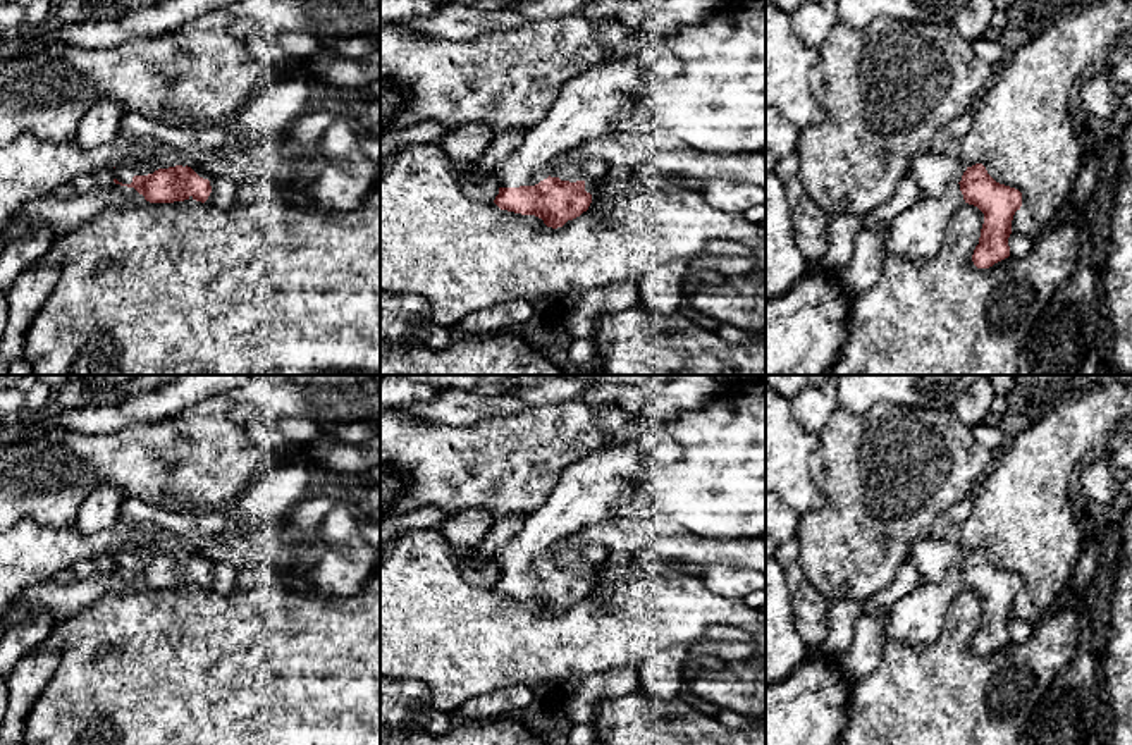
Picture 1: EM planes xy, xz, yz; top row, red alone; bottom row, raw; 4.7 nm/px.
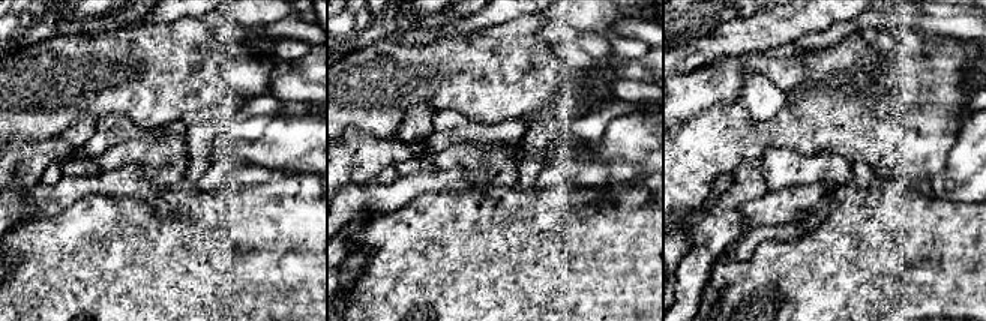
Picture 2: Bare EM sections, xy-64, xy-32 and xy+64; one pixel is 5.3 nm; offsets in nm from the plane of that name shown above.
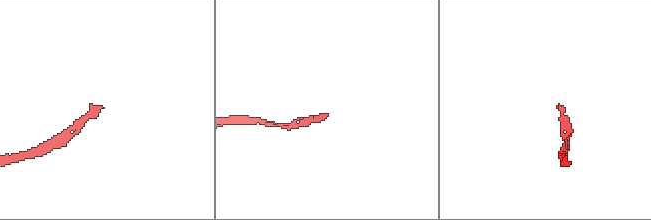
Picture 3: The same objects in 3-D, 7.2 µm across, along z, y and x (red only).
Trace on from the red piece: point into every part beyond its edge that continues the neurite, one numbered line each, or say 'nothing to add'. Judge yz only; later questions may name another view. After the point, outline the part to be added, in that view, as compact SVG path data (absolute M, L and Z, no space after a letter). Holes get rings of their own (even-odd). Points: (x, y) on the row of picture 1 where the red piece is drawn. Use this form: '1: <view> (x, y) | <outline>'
1: yz (931, 171) | M931 150L912 158L907 175L917 182L922 200L927 200L938 198L946 186L958 184L965 170L967 165L958 155L950 157Z

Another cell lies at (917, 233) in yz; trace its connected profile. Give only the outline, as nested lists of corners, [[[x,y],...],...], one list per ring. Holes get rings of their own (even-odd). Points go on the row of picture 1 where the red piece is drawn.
[[[950,184],[938,198],[920,200],[898,213],[888,225],[884,249],[903,260],[919,262],[938,255],[950,217],[965,205],[960,184]]]

